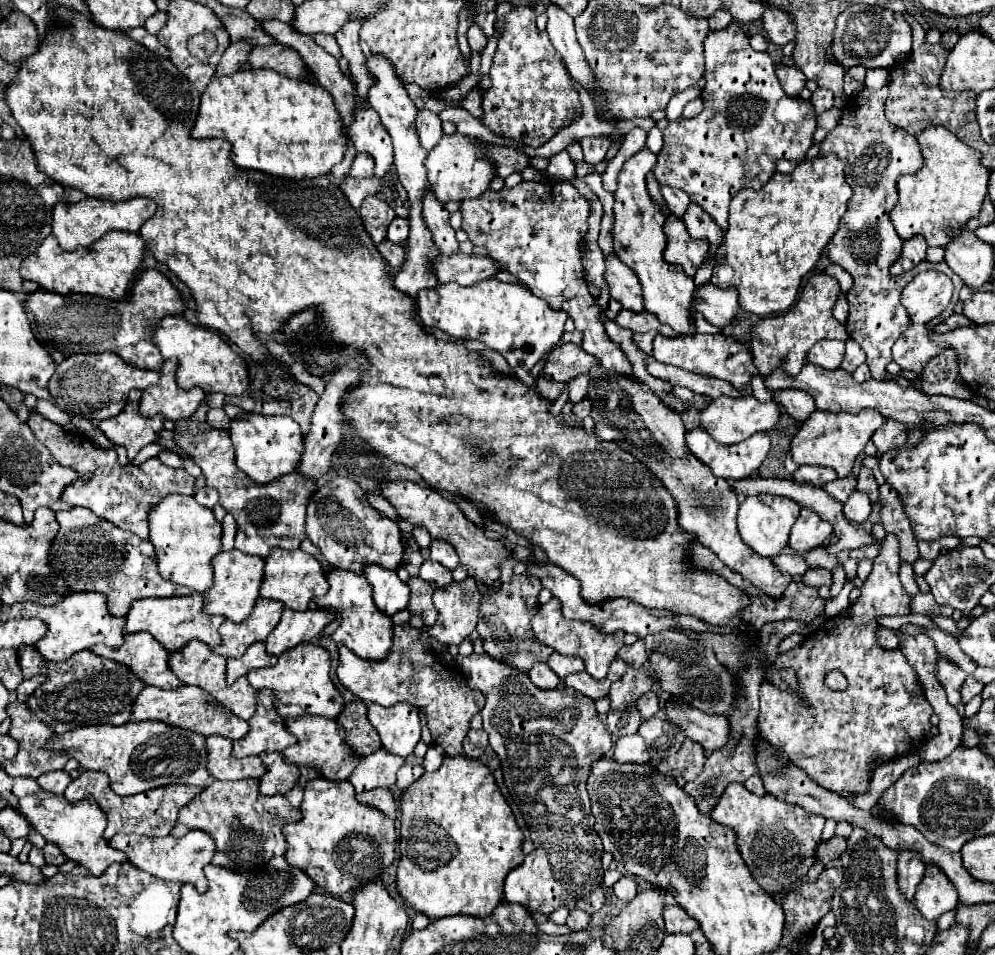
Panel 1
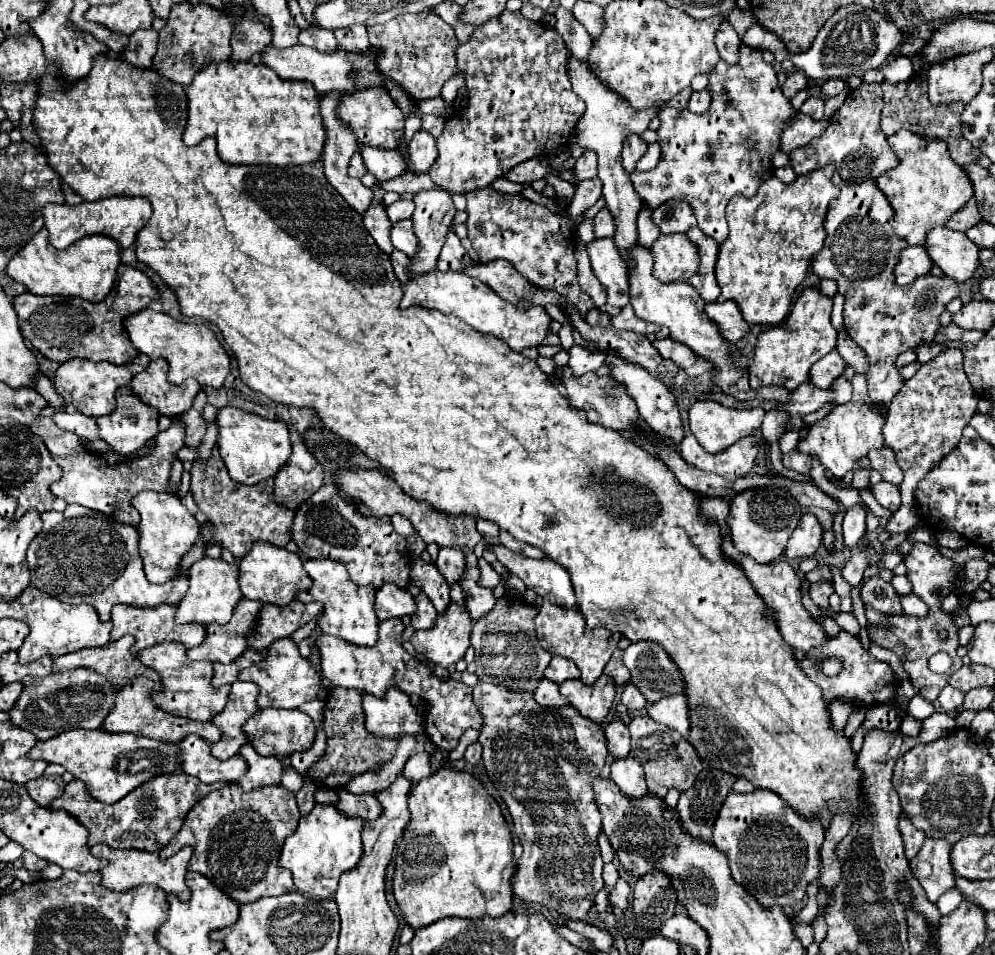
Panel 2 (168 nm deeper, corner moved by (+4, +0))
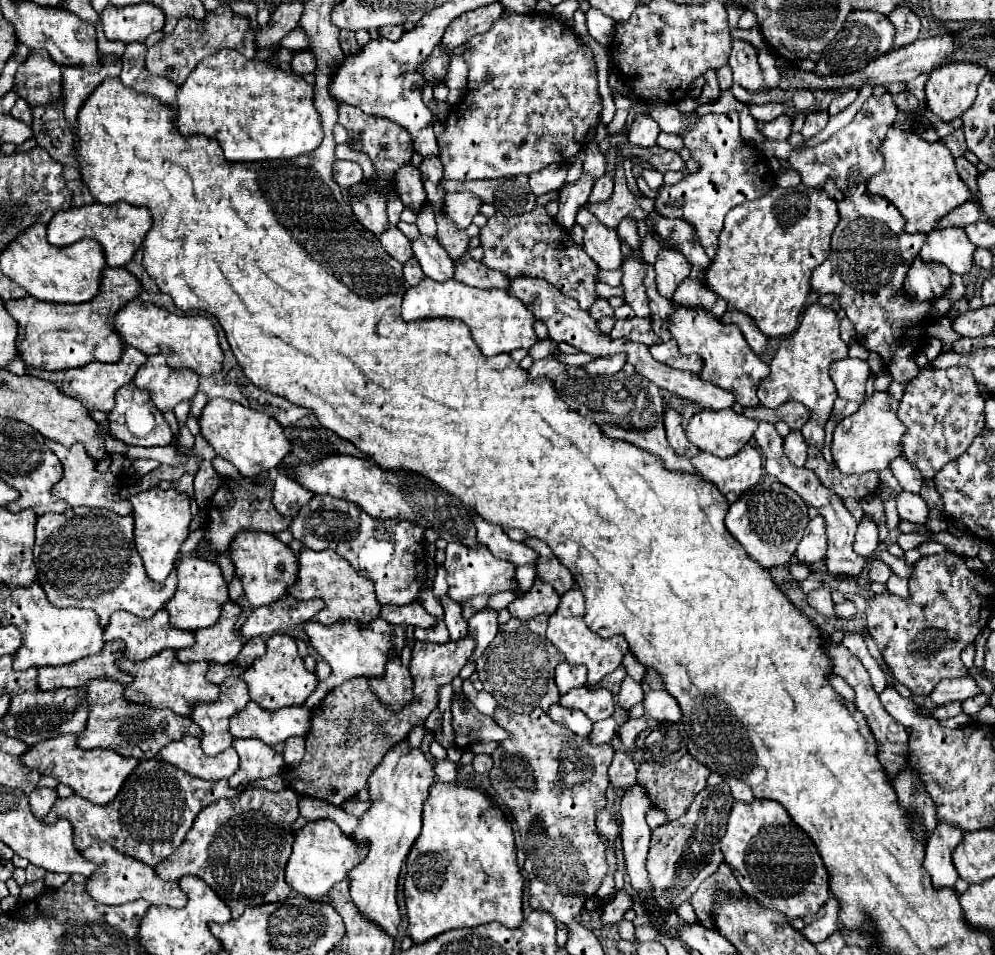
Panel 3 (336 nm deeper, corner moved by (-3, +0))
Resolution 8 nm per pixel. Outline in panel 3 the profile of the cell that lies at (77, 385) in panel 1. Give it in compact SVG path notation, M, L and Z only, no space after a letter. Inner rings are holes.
M125 345L125 353L121 357L119 363L87 363L83 367L75 367L65 371L65 379L63 379L63 387L61 391L69 397L79 399L87 409L99 409L103 413L109 413L115 407L115 393L119 387L127 385L133 381L137 369L147 361L147 355L141 353L135 347Z

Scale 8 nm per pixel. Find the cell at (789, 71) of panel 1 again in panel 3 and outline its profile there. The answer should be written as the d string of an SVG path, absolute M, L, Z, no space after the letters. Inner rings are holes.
M795 89L793 91L793 105L795 107L811 109L813 103L815 103L815 97L813 97L813 93L809 89Z

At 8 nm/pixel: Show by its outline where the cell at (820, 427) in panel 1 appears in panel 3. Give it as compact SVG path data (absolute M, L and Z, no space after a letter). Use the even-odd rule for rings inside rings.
M875 391L853 415L843 417L833 431L831 443L831 453L841 473L861 475L867 471L879 471L901 455L901 437L905 433L905 425L897 419L897 405L899 403L885 391Z

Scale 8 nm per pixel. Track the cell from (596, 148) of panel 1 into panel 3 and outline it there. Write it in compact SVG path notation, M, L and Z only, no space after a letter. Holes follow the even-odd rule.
M583 173L577 181L565 183L559 189L559 213L557 213L557 223L565 225L565 229L571 229L575 225L575 213L579 205L587 203L587 197L593 189L595 177L589 173Z

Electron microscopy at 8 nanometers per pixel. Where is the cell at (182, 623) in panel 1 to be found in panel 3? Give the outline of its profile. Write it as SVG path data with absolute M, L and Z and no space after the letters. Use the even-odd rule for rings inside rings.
M165 609L157 611L155 617L151 617L151 619L135 617L129 611L113 613L109 625L105 627L105 641L115 641L115 639L121 639L125 643L125 657L129 661L141 661L141 659L153 657L153 653L159 653L163 649L177 651L177 649L187 649L189 645L195 645L195 633L173 627L169 623L169 613Z

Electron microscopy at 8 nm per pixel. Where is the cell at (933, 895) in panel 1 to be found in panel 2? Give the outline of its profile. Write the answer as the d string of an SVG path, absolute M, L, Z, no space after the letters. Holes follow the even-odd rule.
M928 837L920 853L910 861L910 869L932 903L936 903L938 897L956 883L950 865L950 845L942 839Z

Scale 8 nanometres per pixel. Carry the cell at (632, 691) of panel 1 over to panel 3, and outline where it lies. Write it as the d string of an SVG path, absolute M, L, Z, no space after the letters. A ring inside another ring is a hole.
M617 749L609 767L609 779L617 789L627 789L629 785L633 785L637 779L637 767L633 763L633 759L625 753L625 749Z

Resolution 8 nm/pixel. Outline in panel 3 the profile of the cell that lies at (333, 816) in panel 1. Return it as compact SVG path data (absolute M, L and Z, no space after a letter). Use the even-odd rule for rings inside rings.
M329 819L309 821L299 831L295 831L295 845L293 853L287 861L285 881L291 889L303 897L325 897L329 889L343 881L349 869L353 869L367 853L367 843L359 843L347 837L337 823Z

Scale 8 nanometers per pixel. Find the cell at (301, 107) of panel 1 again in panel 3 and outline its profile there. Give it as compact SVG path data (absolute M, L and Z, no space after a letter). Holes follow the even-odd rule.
M221 51L203 59L185 85L177 93L177 127L187 135L207 135L221 143L227 161L269 161L269 159L293 159L315 151L323 141L321 117L313 105L313 87L295 73L287 73L265 61L245 59L241 53Z

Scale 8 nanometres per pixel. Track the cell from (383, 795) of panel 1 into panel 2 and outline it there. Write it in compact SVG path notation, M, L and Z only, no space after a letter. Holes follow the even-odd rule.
M338 789L340 795L340 803L338 803L338 811L344 817L360 817L364 821L376 819L380 815L380 805L376 801L374 795L352 795L346 789Z

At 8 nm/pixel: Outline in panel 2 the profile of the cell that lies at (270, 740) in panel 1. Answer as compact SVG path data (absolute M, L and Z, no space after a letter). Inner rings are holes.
M244 681L232 683L226 707L222 709L222 713L216 713L210 719L210 723L214 723L222 731L220 741L212 743L212 755L216 759L230 759L232 755L238 753L242 745L248 743L242 725L258 709L256 695L258 695L258 685Z

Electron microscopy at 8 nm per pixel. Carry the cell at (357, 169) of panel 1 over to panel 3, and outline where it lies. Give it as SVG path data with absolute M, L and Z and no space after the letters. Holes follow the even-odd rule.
M335 161L335 165L333 165L333 177L335 177L335 181L343 189L347 189L353 183L363 181L363 169L355 161Z

